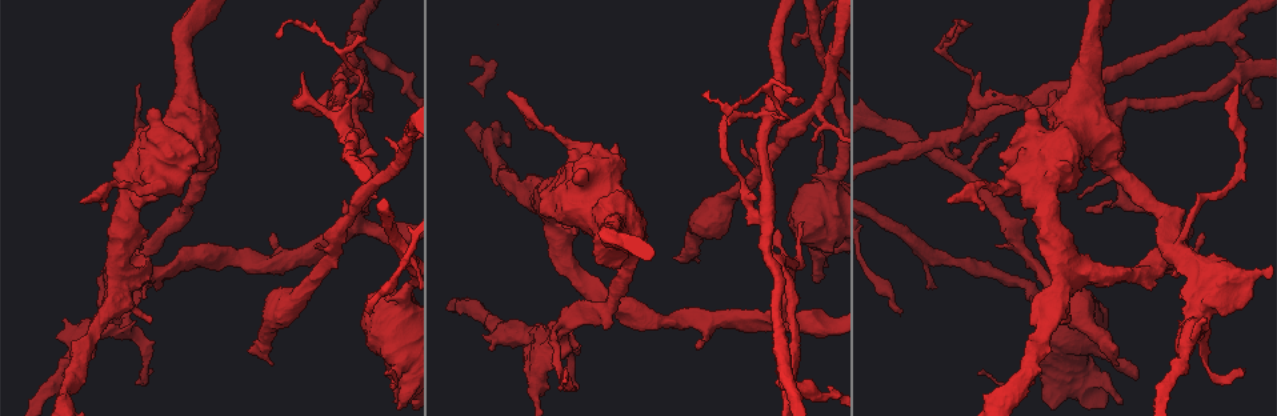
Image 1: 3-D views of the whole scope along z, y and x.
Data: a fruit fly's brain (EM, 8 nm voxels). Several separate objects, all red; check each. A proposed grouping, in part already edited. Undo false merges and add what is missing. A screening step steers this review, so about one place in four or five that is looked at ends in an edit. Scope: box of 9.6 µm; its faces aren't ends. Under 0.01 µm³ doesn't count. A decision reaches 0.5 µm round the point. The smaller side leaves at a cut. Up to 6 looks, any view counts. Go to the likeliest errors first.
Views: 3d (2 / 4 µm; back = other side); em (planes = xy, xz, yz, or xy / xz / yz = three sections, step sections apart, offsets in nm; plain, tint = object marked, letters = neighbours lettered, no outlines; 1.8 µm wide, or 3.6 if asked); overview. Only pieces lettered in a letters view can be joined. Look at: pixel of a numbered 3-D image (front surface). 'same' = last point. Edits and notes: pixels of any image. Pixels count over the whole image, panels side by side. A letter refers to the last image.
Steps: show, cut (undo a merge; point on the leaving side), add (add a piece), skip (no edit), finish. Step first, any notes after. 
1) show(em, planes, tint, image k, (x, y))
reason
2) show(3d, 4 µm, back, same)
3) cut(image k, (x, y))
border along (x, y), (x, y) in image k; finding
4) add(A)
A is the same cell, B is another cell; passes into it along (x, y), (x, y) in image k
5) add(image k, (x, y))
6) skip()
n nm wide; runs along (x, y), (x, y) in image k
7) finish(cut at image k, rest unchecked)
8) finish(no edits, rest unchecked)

show(em, planes, letters, image 1, (1116, 363))
free end

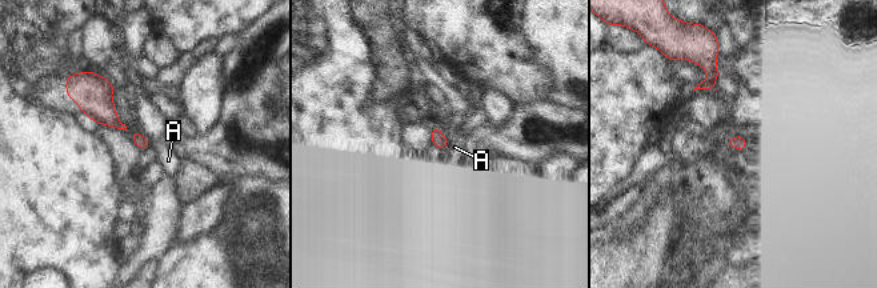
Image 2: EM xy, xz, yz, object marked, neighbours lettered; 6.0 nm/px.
skip()
A touches over 70 nm; A is another cell; none of them fits

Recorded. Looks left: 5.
show(3d, 2 µm, back, image 1, (766, 227))
arms run side by side

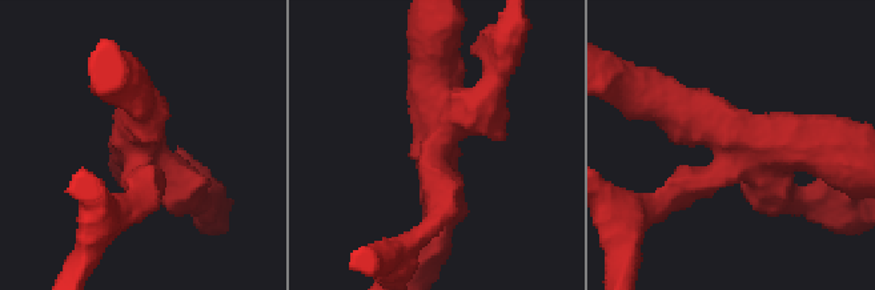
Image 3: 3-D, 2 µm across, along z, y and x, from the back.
show(em, planes, letters, image 3, (433, 146))
4 arms

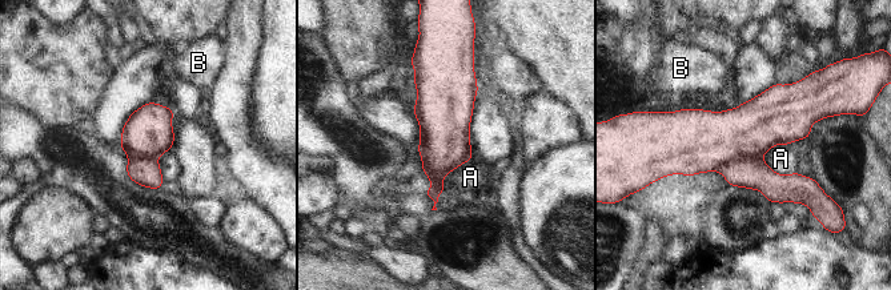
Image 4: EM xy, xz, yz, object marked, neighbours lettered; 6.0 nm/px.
cut(image 4, (702, 141))
300 nm wide; A and B are other cells; border along (761, 158), (730, 160), (717, 169) in image 4; two neurons meet here

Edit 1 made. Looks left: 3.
show(3d, 2 µm, image 1, (796, 46))
branch stops here

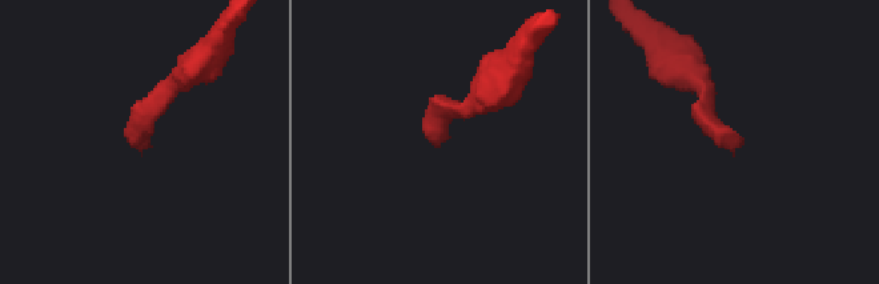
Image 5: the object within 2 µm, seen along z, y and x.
show(em, planes, tint, image 5, (444, 135))

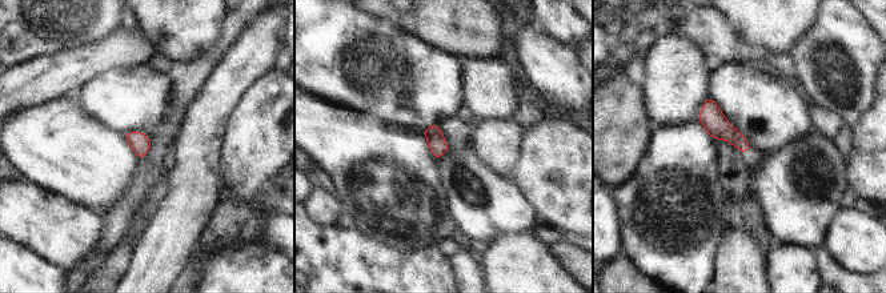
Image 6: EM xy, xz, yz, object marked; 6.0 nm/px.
show(em, planes, letters, same)
see the neighbours

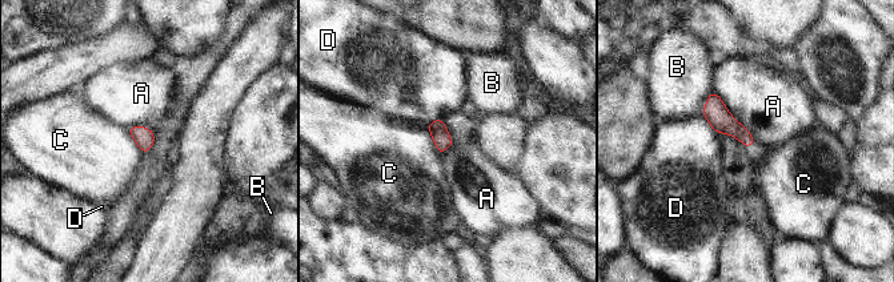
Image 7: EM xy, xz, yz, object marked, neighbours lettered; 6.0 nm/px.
skip()
A, B, C and D are other cells; border along (713, 91), (756, 141) in image 7; no lettered piece goes on from it

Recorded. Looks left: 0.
finish(cut at image 4, rest unchecked)

